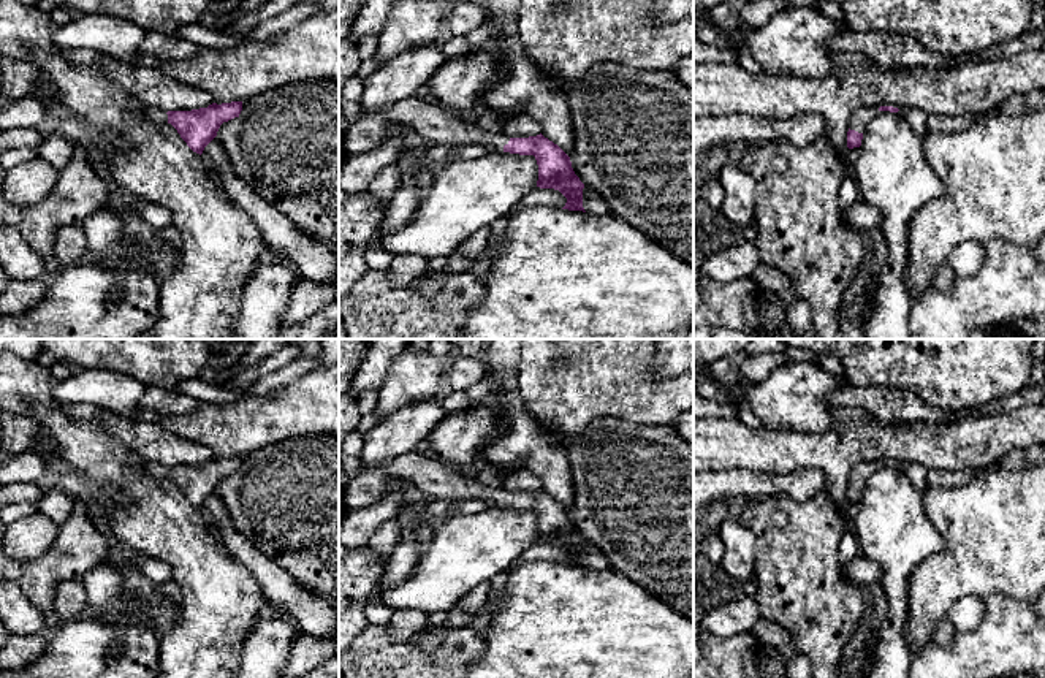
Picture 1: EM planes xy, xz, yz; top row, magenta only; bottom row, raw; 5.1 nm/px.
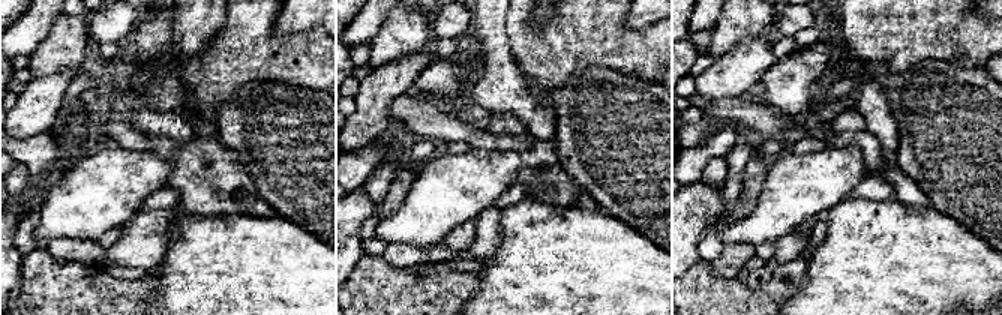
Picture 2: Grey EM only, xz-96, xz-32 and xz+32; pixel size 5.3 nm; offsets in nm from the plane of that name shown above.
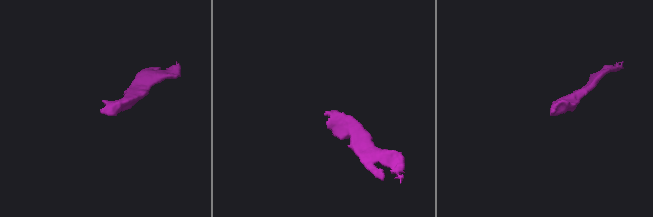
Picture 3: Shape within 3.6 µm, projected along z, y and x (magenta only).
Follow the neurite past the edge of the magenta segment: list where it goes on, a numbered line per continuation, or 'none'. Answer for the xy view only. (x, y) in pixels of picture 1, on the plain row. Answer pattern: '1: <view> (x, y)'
1: xy (154, 468)

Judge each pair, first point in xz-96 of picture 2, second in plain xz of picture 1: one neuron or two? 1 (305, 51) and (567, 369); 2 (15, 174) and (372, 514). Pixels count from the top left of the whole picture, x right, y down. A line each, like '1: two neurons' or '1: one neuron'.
1: one neuron
2: one neuron

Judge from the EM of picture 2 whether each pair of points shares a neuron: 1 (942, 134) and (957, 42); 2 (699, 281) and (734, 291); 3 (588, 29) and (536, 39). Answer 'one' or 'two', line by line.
1: two
2: one
3: one

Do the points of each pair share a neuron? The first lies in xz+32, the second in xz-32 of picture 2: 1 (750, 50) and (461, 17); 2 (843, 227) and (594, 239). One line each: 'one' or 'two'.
1: two
2: one

